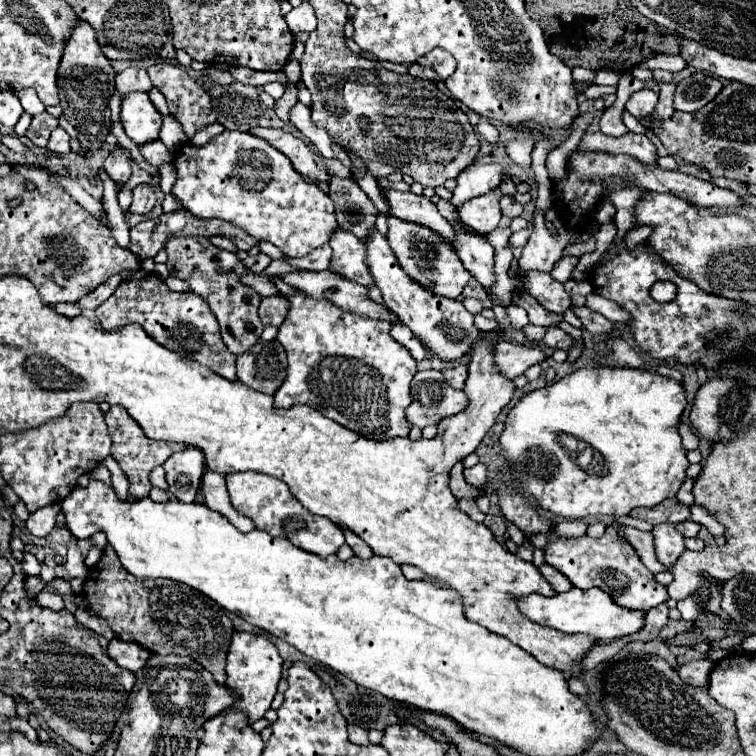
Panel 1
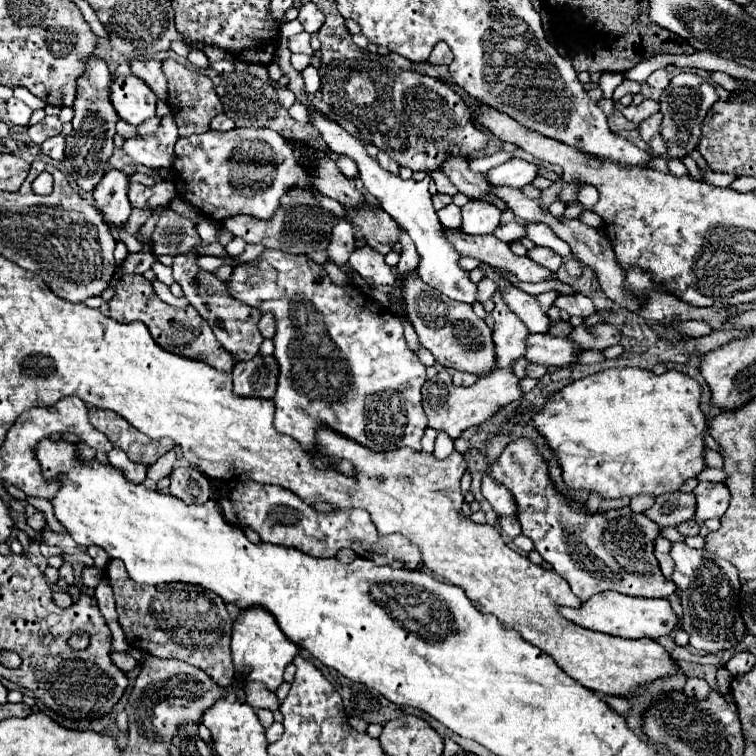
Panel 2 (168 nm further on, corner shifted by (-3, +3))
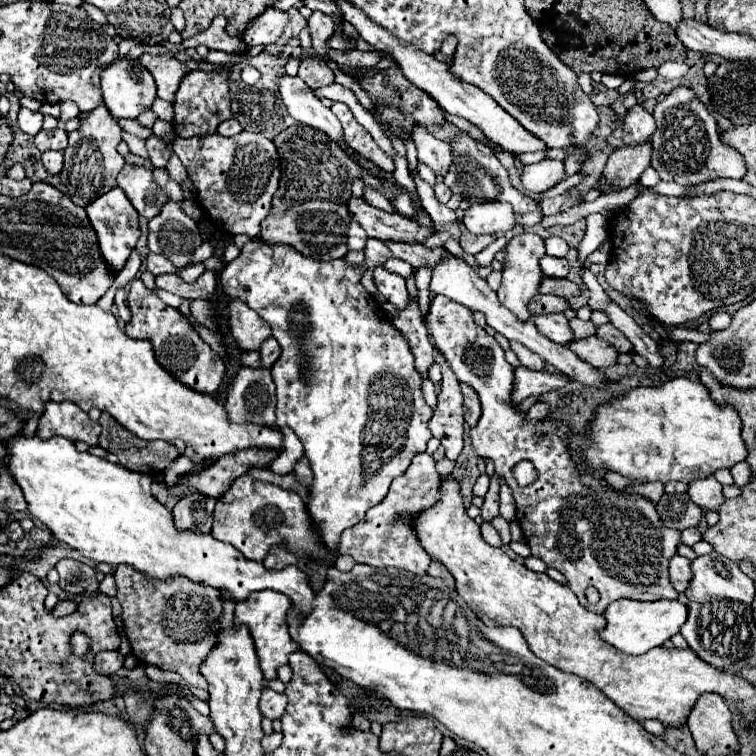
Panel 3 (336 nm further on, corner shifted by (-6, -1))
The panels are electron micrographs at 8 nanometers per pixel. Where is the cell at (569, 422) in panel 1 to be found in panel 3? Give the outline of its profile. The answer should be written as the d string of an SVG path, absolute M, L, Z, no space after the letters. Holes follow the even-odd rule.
M673 378L657 388L633 388L623 398L597 408L587 444L589 448L585 450L585 460L593 470L603 468L629 476L631 480L661 480L663 484L671 480L681 480L687 484L697 478L707 478L715 470L731 468L747 458L747 446L741 438L741 418L737 410L733 406L719 406L711 398L705 384L689 378Z

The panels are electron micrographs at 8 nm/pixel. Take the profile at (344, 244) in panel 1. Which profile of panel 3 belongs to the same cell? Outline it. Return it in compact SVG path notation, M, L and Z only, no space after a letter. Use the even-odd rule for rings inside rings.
M377 266L375 272L375 286L377 290L397 308L397 310L405 310L409 304L409 294L407 294L407 286L405 286L405 278L399 274L391 274L387 272L383 266Z

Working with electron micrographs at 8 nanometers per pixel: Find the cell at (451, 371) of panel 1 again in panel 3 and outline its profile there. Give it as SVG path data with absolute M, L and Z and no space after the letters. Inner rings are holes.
M461 384L461 392L463 392L463 418L465 418L465 424L473 428L481 416L481 404L471 386Z

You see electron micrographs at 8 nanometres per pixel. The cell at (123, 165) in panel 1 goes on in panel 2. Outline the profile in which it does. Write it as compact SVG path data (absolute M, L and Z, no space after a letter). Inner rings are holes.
M112 168L94 188L94 200L104 214L104 220L114 226L122 226L130 216L132 206L128 200L128 184L130 178L122 170Z

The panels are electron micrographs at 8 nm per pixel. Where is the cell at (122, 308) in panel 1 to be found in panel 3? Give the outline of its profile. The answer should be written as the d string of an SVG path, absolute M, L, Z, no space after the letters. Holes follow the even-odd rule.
M139 278L133 280L127 302L131 310L131 322L125 326L127 336L149 340L153 344L157 362L181 384L201 394L215 394L225 376L225 362L201 340L187 318L181 316L179 310L167 306L155 292L147 290Z

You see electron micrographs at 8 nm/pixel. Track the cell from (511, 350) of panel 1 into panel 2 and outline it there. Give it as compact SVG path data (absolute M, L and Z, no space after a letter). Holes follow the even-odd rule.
M530 334L526 338L526 360L540 366L568 366L574 364L574 346L568 338L552 338L548 334Z

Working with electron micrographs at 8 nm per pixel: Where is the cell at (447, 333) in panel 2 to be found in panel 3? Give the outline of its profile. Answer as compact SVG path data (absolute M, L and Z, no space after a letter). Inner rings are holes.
M437 296L431 302L429 314L425 318L425 326L429 330L429 336L433 344L445 354L445 360L451 364L455 376L459 382L469 384L481 402L481 418L477 426L471 428L471 440L477 454L493 460L495 472L503 474L517 506L517 522L523 530L523 538L531 548L531 554L541 558L549 568L559 570L569 580L569 588L579 598L579 602L595 612L603 614L607 606L621 598L631 600L661 600L661 598L677 598L679 592L669 582L667 564L677 554L677 546L681 544L679 532L663 526L659 520L659 514L655 510L655 504L641 494L627 490L619 492L611 488L601 476L595 476L591 472L581 472L577 462L571 458L569 452L569 436L571 428L561 420L527 420L527 414L517 412L517 404L511 400L513 392L513 366L505 360L503 348L497 344L493 336L489 336L481 326L475 324L473 312L459 302L453 302L445 296ZM521 460L533 462L537 470L537 480L529 486L519 486L517 480L511 476L511 468L517 466ZM595 586L601 594L601 600L597 604L587 604L585 588Z

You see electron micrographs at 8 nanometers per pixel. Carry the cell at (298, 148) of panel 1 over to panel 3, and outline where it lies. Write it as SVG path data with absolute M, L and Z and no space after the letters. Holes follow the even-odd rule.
M351 198L349 200L351 216L367 230L369 238L377 238L383 242L407 242L407 244L423 244L437 230L431 226L423 226L413 222L401 214L389 214L379 208L369 206L365 200Z

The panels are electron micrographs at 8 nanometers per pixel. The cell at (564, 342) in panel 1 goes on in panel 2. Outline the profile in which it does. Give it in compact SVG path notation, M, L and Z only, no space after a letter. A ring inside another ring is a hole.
M596 324L596 326L576 326L568 334L568 340L578 344L582 350L604 350L612 344L618 344L620 332L612 324Z

